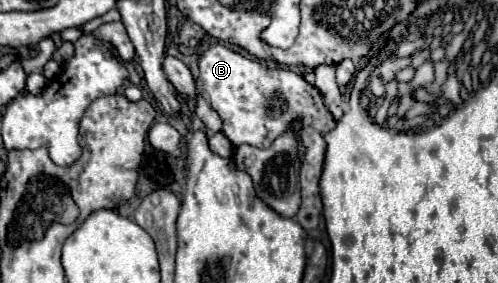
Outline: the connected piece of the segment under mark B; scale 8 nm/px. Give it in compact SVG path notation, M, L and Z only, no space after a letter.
M212 45L200 55L200 81L204 95L208 97L212 109L222 119L222 131L234 147L248 143L252 147L266 149L270 141L284 135L298 123L296 133L300 133L300 143L304 147L302 173L300 173L300 193L302 203L296 215L298 223L308 231L318 227L322 201L318 195L318 179L322 173L326 143L320 139L326 131L334 127L332 113L324 105L324 99L316 87L304 81L304 77L288 67L270 69L260 59L240 55L226 45Z

